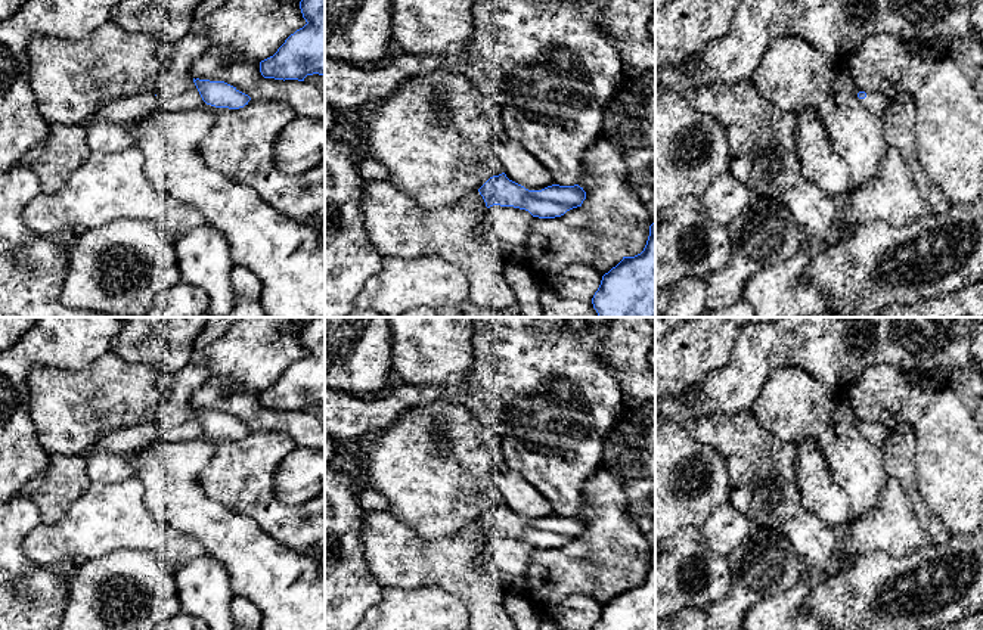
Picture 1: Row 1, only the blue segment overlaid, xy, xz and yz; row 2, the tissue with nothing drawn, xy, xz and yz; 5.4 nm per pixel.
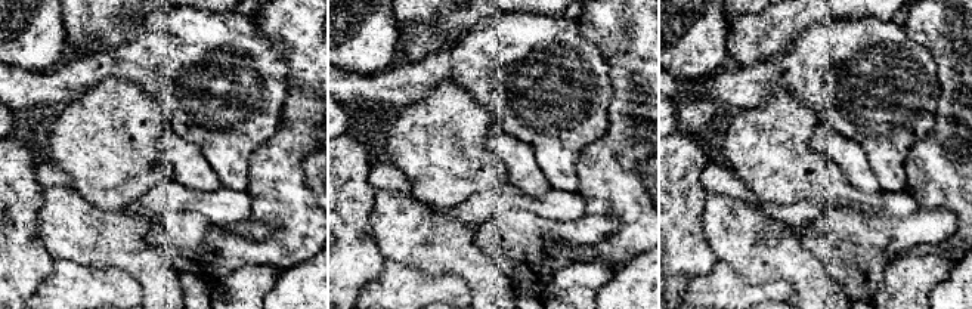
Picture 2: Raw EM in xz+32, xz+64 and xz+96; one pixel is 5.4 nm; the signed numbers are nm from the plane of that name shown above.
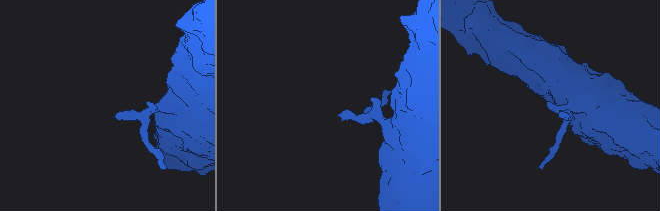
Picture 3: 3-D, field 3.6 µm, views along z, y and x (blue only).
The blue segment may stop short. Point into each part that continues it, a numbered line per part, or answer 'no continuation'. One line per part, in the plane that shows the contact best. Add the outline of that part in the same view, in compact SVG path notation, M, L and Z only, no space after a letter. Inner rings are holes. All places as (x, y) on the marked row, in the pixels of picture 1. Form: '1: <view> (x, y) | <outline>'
1: yz (875, 102) | M865 91L866 97L859 99L860 105L865 106L868 111L871 111L875 115L880 115L886 111L886 108L890 103L890 99L881 93L871 93Z

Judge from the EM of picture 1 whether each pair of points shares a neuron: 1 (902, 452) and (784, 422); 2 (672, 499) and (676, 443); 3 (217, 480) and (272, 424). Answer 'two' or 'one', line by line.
1: two
2: one
3: two

